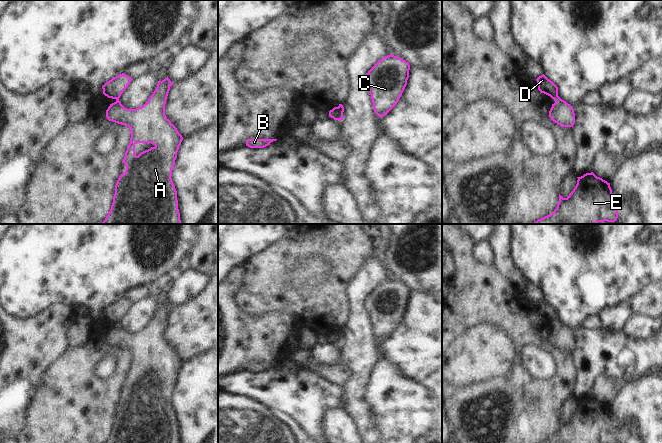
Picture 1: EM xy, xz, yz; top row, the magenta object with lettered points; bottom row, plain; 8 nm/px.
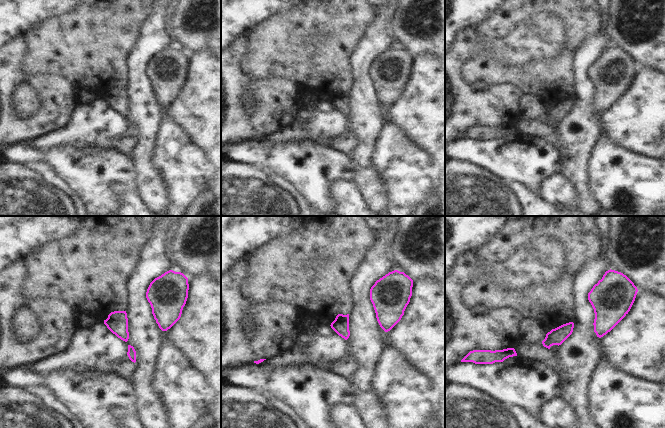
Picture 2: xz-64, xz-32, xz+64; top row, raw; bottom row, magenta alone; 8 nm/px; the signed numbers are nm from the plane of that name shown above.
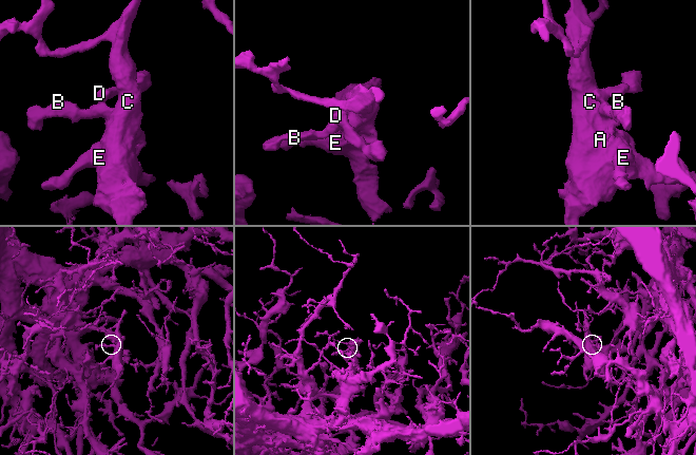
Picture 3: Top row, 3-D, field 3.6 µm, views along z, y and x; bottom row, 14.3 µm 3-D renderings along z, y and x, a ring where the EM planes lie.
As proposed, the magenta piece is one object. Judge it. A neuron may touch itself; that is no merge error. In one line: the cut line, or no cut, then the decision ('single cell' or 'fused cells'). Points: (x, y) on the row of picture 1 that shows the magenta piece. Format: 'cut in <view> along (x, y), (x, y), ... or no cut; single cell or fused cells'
cut in xz along (332, 109), (338, 114), (339, 119); fused cells

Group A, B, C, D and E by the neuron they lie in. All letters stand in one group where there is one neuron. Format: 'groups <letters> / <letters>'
groups A B C E / D

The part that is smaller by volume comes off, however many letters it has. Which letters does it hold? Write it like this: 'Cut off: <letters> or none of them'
Cut off: D

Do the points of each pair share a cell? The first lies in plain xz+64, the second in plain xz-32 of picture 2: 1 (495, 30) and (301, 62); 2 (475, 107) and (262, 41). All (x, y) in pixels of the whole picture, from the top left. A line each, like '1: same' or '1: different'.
1: same
2: different

